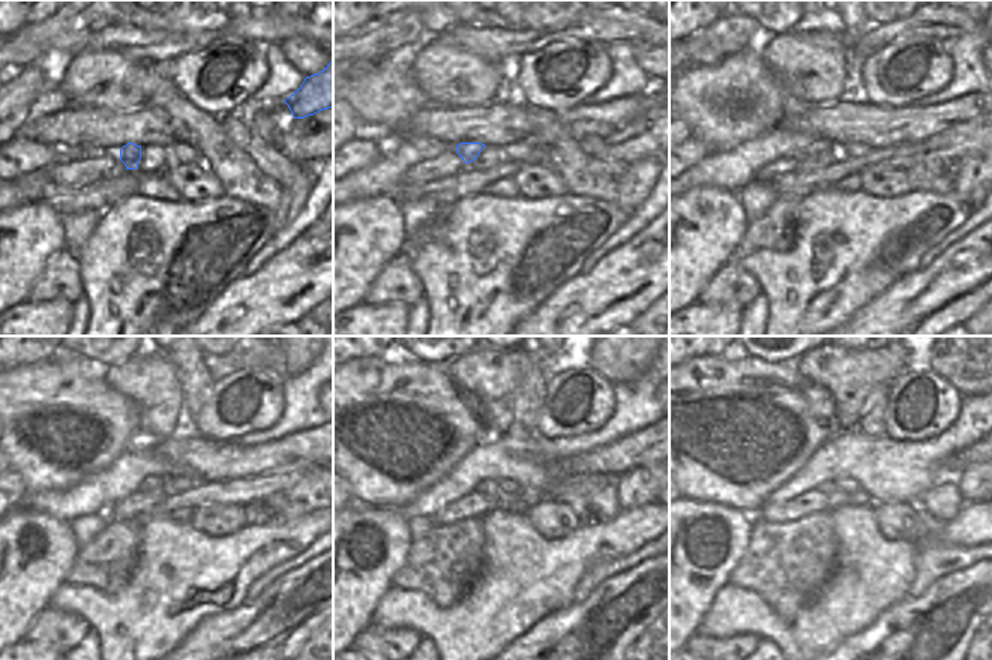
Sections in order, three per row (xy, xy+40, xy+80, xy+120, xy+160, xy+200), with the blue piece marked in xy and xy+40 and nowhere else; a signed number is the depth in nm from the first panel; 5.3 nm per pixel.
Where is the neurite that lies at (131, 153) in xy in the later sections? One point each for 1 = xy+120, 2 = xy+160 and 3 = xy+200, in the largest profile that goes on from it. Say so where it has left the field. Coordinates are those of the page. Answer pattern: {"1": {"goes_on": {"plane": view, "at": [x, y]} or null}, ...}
{"1": {"goes_on": {"plane": "xy+120", "at": [152, 482]}}, "2": {"goes_on": {"plane": "xy+160", "at": [489, 488]}}, "3": {"goes_on": {"plane": "xy+200", "at": [835, 498]}}}

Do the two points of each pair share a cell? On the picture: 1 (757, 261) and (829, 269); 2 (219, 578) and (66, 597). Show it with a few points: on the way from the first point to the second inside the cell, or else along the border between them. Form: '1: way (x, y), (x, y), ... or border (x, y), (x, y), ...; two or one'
1: way (775, 270), (799, 284), (814, 284); one
2: way (182, 581), (152, 611), (104, 611); one

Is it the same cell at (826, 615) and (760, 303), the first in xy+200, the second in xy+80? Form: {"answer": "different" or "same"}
{"answer": "different"}

